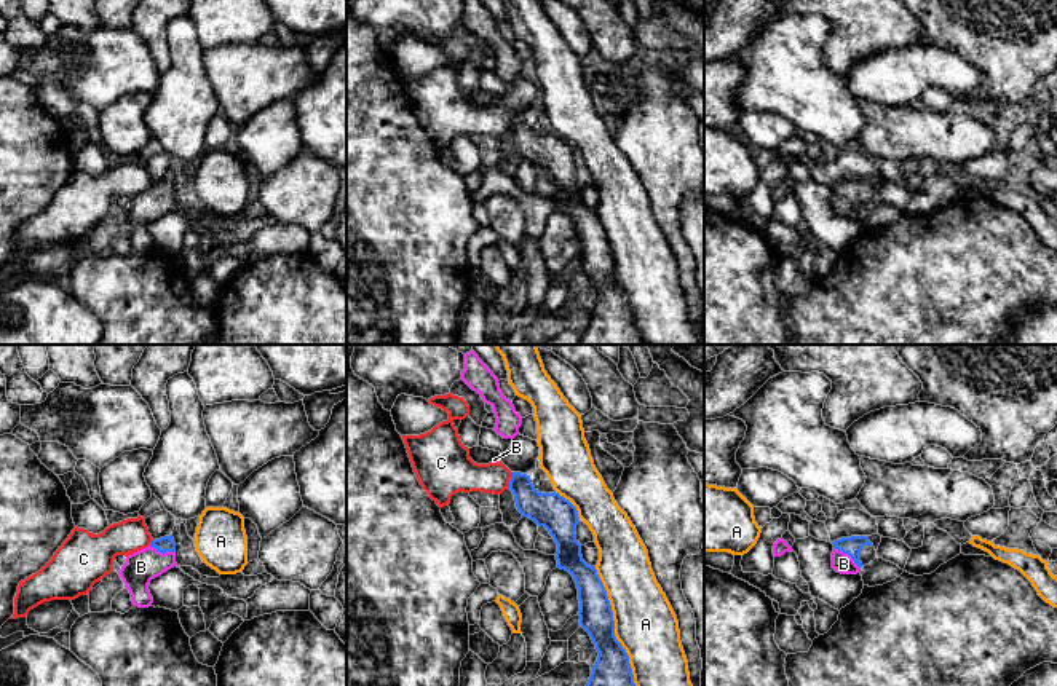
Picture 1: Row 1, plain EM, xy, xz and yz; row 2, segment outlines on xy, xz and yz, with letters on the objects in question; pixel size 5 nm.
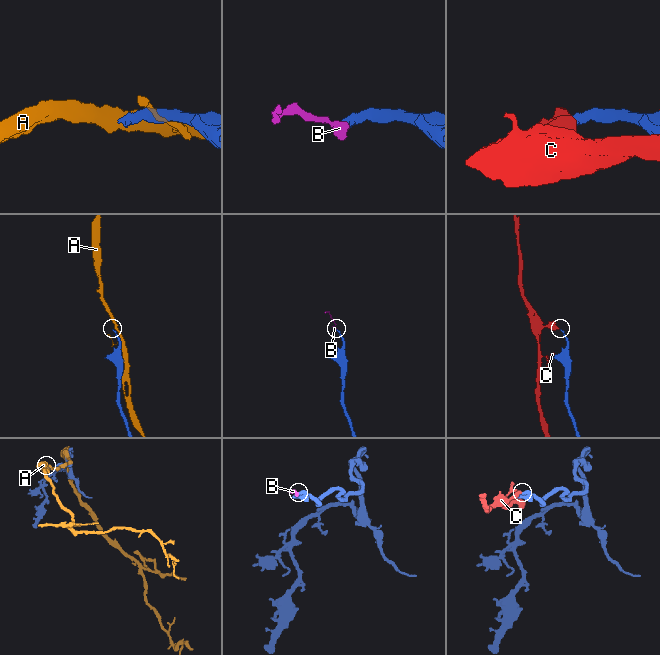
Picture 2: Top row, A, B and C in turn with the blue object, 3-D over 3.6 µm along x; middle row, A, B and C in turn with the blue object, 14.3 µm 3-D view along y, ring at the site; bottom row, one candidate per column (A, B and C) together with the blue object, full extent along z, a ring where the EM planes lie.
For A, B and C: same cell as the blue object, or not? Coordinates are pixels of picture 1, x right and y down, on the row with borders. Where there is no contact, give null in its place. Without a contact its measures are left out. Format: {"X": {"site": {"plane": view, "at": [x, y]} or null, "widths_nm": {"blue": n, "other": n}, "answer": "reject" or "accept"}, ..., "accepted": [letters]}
{"A": {"site": {"plane": "xz", "at": [613, 626]}, "widths_nm": {"blue": 180, "other": 320}, "answer": "reject"}, "B": {"site": {"plane": "yz", "at": [848, 554]}, "widths_nm": {"blue": 90, "other": 100}, "answer": "accept"}, "C": {"site": {"plane": "xz", "at": [510, 480]}, "widths_nm": {"blue": 180, "other": 180}, "answer": "reject"}, "accepted": ["B"]}

